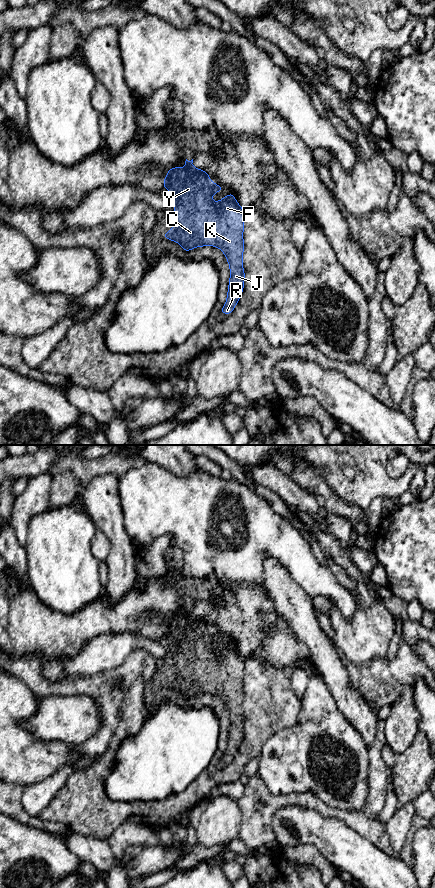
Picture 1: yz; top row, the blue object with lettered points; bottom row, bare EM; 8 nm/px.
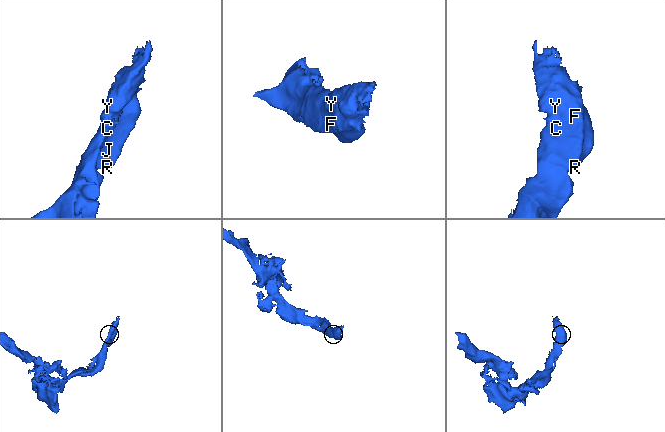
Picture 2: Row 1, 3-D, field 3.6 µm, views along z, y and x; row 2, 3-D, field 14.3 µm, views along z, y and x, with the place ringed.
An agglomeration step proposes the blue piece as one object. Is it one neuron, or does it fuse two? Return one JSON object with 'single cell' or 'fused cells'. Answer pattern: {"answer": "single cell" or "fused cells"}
{"answer": "single cell"}

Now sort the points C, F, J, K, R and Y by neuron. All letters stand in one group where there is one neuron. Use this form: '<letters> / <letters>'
C F J K R Y

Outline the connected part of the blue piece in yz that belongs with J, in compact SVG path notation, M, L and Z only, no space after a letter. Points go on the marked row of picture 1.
M186 159L186 168L172 167L164 178L163 189L170 189L169 200L176 206L171 215L175 217L174 226L163 235L162 238L170 239L179 243L185 252L195 249L197 246L216 246L223 251L230 266L230 280L227 300L220 313L231 314L239 301L244 288L245 274L243 270L242 255L244 252L243 230L244 210L237 203L234 194L227 194L219 202L212 202L211 198L215 192L224 191L223 187L213 184L203 169L195 169L192 165L193 159Z

